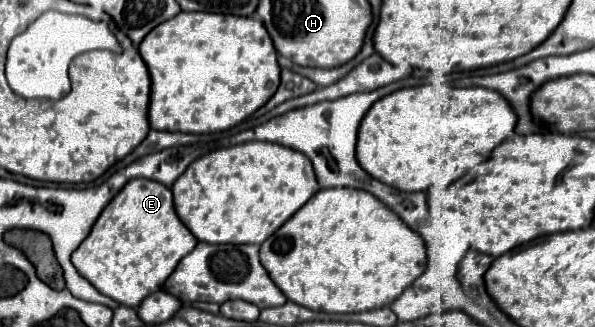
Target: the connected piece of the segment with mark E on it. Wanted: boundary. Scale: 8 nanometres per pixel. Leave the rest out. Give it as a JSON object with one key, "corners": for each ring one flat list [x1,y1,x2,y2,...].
{"corners":[[134,178,102,210,92,232,74,250,72,264,104,296,138,308,148,294,162,288,176,264,192,252,196,242,174,212,170,188,154,180]]}

